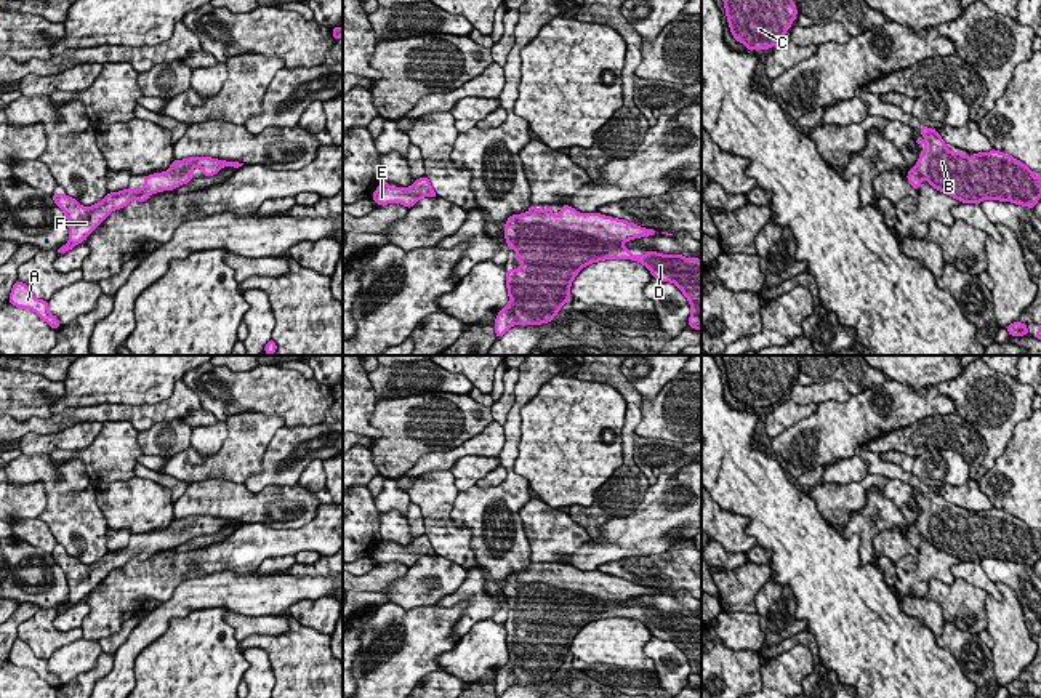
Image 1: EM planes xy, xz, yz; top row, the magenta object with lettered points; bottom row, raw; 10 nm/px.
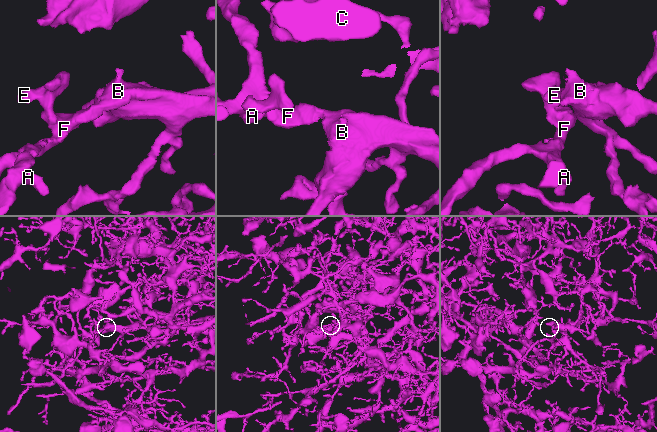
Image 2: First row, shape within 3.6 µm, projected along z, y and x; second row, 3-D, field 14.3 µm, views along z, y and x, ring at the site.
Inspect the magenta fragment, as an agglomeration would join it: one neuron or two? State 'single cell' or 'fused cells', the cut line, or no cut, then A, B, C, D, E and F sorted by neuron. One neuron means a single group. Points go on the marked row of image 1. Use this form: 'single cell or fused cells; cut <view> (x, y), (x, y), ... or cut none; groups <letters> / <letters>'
single cell; cut none; groups A B C D E F

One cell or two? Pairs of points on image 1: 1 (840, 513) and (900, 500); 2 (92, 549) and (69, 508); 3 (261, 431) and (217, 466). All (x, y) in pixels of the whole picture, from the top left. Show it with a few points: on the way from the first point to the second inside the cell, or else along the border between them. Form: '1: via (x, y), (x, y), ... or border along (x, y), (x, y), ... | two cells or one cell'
1: via (854, 497), (868, 482), (884, 484) | one cell
2: via (85, 540), (74, 517) | one cell
3: via (250, 441), (228, 463) | one cell

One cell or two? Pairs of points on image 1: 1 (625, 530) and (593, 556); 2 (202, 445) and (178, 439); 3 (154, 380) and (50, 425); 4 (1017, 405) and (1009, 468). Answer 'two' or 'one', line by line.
1: one
2: two
3: two
4: two

